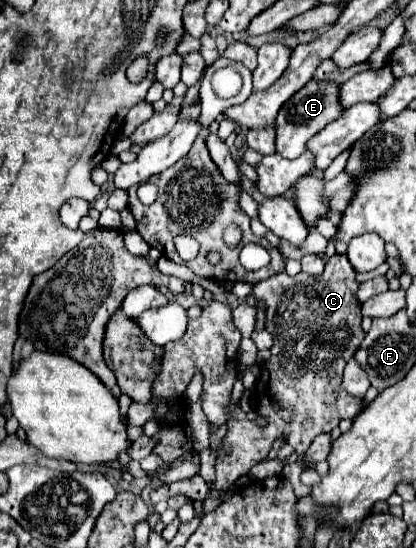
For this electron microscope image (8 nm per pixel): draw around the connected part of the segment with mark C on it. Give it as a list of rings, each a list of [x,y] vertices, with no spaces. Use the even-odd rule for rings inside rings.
[[[332,255],[326,263],[326,269],[318,277],[310,277],[306,273],[298,273],[296,277],[288,277],[286,273],[272,275],[260,283],[256,283],[252,295],[256,299],[266,301],[266,329],[270,333],[278,333],[274,337],[274,345],[270,349],[272,357],[262,367],[262,379],[268,381],[260,385],[258,395],[258,413],[260,419],[266,421],[266,425],[258,425],[250,419],[230,419],[228,421],[228,433],[222,439],[222,451],[216,457],[216,479],[212,483],[212,489],[230,489],[240,475],[246,475],[256,463],[260,463],[272,445],[278,439],[284,439],[290,443],[300,455],[308,449],[310,441],[320,433],[330,433],[342,419],[354,419],[360,409],[364,407],[364,401],[356,401],[352,395],[346,395],[340,387],[342,383],[342,371],[344,365],[354,357],[356,349],[360,347],[364,339],[362,331],[362,305],[358,303],[354,291],[358,291],[356,273],[348,261],[346,255]],[[334,397],[334,403],[328,403],[326,399]]]

